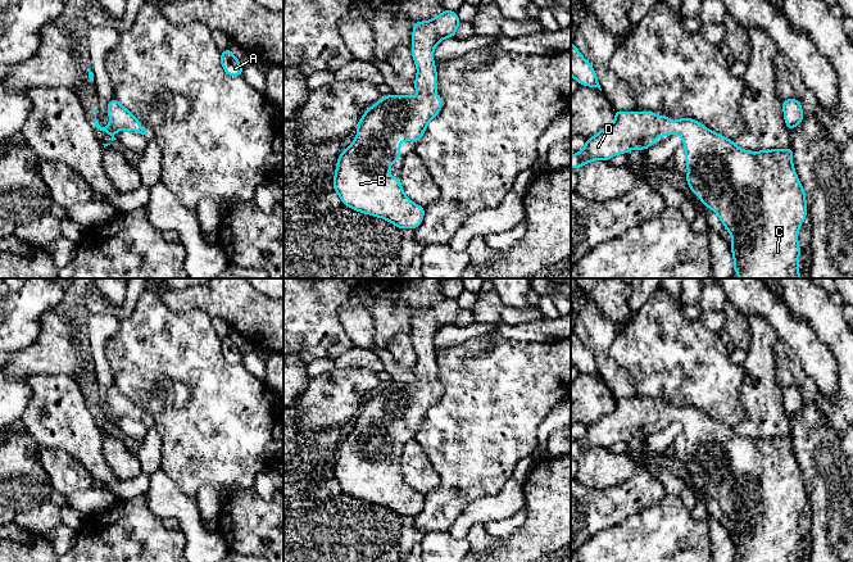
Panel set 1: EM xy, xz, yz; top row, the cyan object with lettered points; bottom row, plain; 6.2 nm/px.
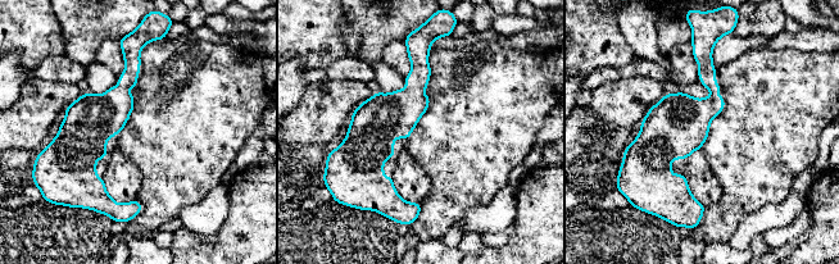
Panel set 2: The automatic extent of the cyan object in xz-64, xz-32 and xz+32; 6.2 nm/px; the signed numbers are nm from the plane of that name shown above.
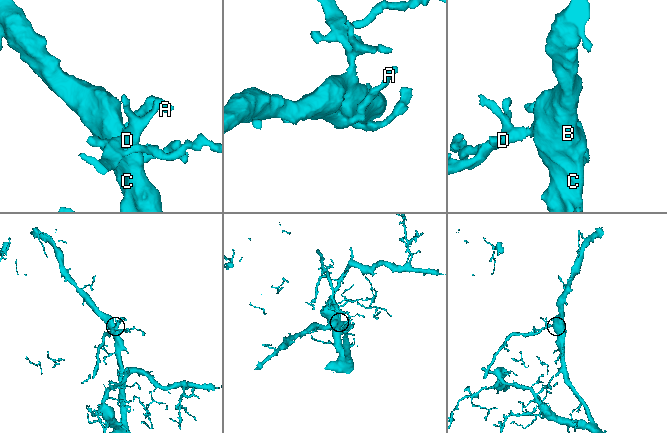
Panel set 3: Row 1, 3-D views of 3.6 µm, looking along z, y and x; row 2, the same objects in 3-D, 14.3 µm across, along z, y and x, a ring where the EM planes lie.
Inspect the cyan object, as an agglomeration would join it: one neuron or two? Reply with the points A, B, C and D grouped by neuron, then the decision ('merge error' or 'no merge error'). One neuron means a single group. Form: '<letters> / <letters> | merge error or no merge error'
A B C D | no merge error

